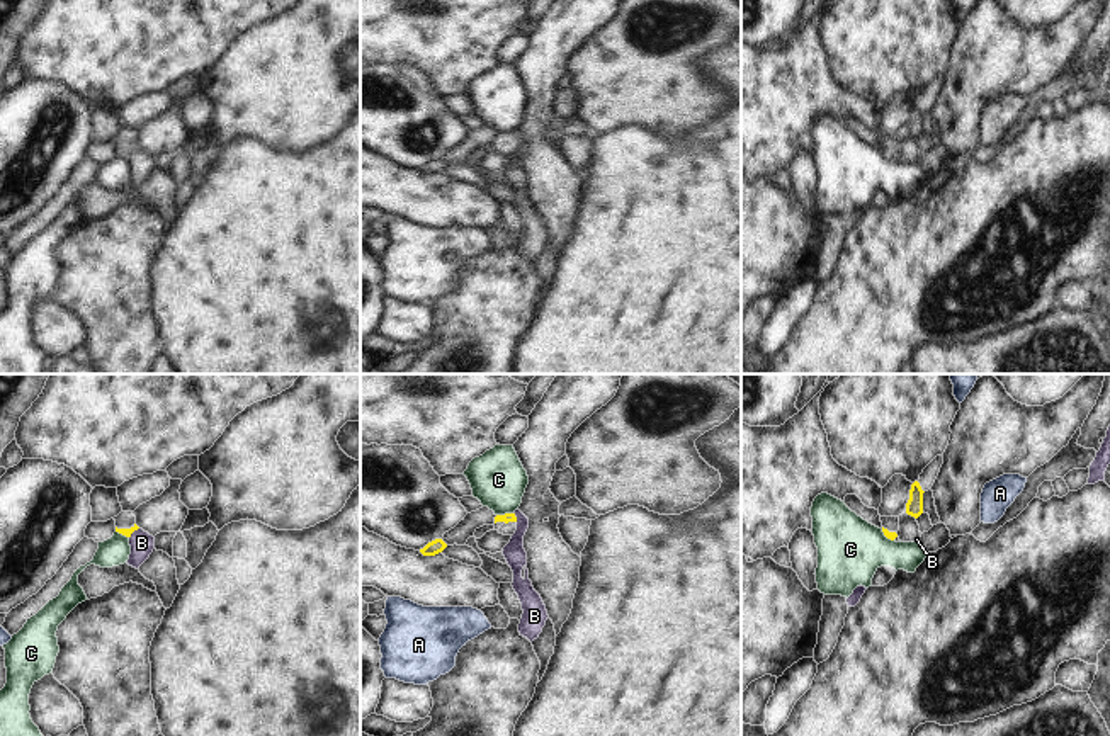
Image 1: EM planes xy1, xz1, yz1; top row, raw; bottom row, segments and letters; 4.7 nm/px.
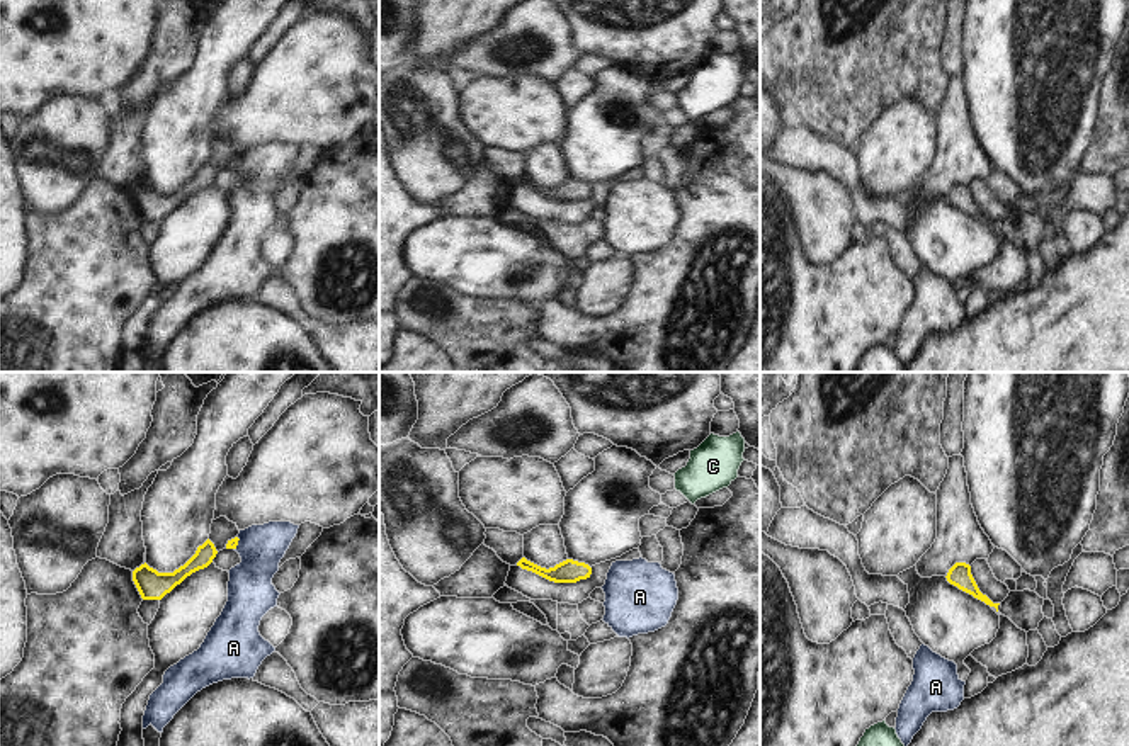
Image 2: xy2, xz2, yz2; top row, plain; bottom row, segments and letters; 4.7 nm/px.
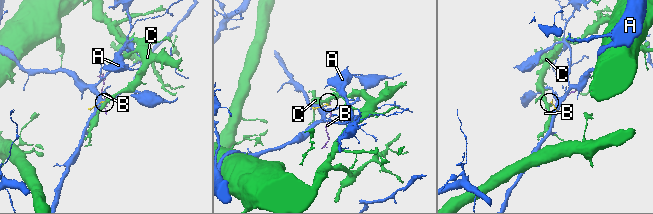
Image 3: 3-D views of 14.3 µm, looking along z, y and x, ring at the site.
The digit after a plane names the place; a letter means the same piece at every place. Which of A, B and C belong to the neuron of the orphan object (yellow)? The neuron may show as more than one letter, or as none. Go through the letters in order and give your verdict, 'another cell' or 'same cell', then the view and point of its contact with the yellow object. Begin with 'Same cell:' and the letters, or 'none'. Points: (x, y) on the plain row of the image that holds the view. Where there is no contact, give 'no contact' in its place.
Same cell: none
A: another cell; meets yellow in xy2 at (237, 163)
B: another cell; meets yellow in xy1 at (133, 150)
C: another cell; meets yellow in xz1 at (505, 133)

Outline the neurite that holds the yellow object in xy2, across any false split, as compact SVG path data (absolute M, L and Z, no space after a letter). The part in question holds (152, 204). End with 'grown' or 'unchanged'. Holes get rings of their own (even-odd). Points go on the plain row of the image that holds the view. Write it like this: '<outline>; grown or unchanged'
M207 158L197 167L196 173L173 192L158 192L146 182L133 190L133 201L143 219L162 219L177 204L180 204L192 192L207 187L216 177L218 170Z; unchanged

